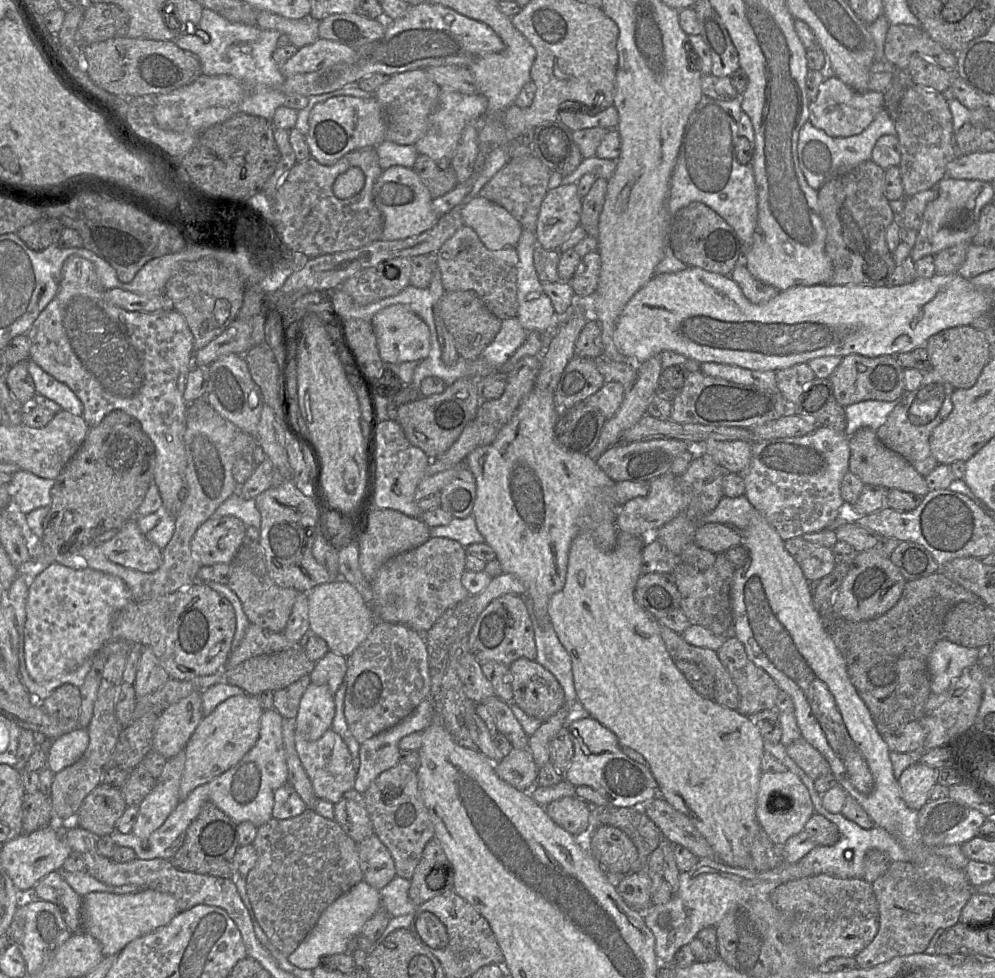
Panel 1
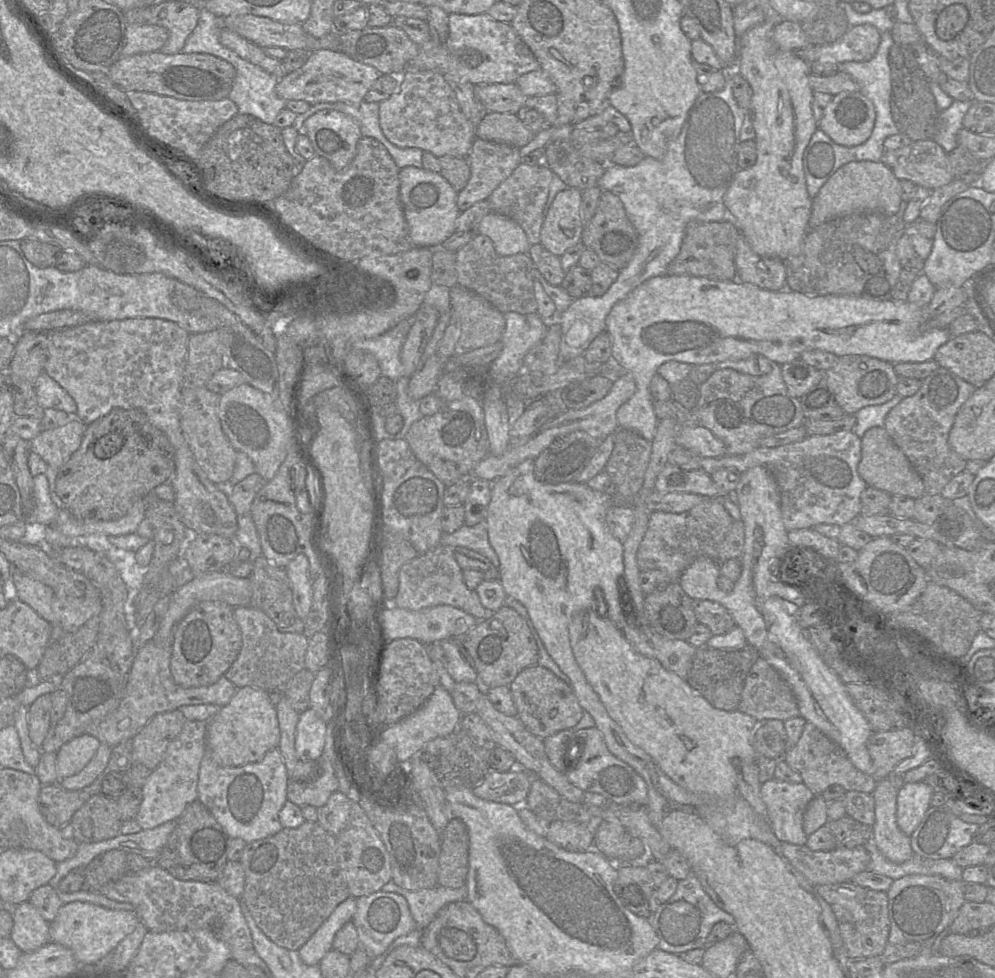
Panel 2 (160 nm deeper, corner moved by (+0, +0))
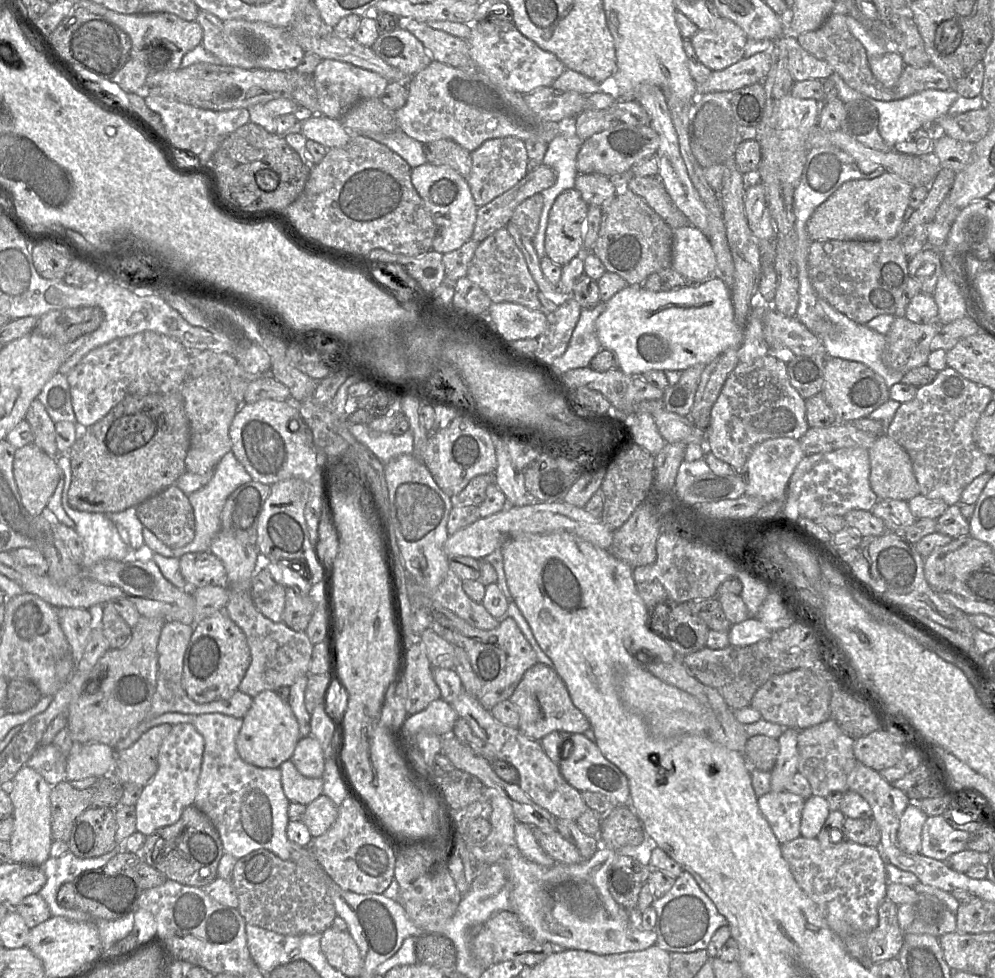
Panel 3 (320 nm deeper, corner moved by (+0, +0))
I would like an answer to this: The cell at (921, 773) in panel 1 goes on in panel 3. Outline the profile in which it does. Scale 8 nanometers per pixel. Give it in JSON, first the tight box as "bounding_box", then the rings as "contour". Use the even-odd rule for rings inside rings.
{"bounding_box":[898,802,928,854],"contour":[[[911,802],[900,818],[898,843],[902,851],[909,854],[920,853],[922,828],[928,816]]]}

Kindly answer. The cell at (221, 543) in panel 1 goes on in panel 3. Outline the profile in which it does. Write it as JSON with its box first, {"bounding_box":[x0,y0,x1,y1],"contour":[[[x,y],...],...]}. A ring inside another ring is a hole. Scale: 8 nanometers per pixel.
{"bounding_box":[179,551,227,589],"contour":[[[210,551],[184,554],[179,559],[179,566],[189,589],[227,587],[226,570]]]}

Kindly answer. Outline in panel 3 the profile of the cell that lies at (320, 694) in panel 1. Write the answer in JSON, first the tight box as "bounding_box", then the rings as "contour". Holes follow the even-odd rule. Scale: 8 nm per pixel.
{"bounding_box":[291,734,324,778],"contour":[[[311,734],[302,737],[294,750],[291,761],[307,778],[321,778],[324,773],[324,751],[319,741]]]}

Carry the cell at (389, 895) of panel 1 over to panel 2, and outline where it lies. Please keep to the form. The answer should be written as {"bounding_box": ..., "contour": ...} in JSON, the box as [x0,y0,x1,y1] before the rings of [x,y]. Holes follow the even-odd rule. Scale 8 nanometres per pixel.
{"bounding_box":[381,880,467,930],"contour":[[[390,880],[381,890],[397,893],[406,899],[411,915],[420,930],[427,927],[446,905],[452,902],[466,901],[467,898],[465,885],[458,889],[437,885],[431,889],[409,891]]]}

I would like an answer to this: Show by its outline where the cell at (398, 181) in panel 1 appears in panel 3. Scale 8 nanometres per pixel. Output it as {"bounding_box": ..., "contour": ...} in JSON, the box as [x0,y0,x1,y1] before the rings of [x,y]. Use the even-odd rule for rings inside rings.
{"bounding_box":[411,162,478,254],"contour":[[[427,162],[412,168],[411,182],[437,227],[432,250],[441,254],[449,253],[471,239],[478,207],[465,177],[447,165],[433,165]]]}

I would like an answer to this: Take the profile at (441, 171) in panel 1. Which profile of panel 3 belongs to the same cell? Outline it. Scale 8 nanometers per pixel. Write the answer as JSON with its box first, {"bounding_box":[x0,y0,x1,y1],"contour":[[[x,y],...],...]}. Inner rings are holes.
{"bounding_box":[423,139,471,178],"contour":[[[441,139],[423,144],[427,162],[433,165],[447,165],[467,178],[471,172],[471,153],[453,140]]]}

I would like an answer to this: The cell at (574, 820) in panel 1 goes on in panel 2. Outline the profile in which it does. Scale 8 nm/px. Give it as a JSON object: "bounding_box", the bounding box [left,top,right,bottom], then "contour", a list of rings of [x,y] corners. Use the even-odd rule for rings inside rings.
{"bounding_box":[546,819,594,852],"contour":[[[555,819],[549,823],[546,838],[565,850],[584,852],[594,850],[594,835],[594,819],[587,824]]]}

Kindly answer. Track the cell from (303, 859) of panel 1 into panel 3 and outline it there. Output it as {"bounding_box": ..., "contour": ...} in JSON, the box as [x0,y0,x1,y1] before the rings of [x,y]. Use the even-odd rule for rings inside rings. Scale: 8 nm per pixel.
{"bounding_box":[232,849,337,935],"contour":[[[266,849],[255,850],[237,860],[232,874],[232,884],[238,897],[238,911],[246,923],[282,935],[307,935],[323,933],[331,927],[337,915],[326,884],[327,873],[315,856],[304,856],[297,862],[282,860]]]}

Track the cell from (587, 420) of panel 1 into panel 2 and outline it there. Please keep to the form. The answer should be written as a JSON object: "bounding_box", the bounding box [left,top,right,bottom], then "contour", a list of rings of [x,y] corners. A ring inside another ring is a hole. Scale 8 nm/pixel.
{"bounding_box":[534,430,602,484],"contour":[[[577,430],[556,437],[534,459],[534,474],[546,484],[576,482],[602,440]]]}

